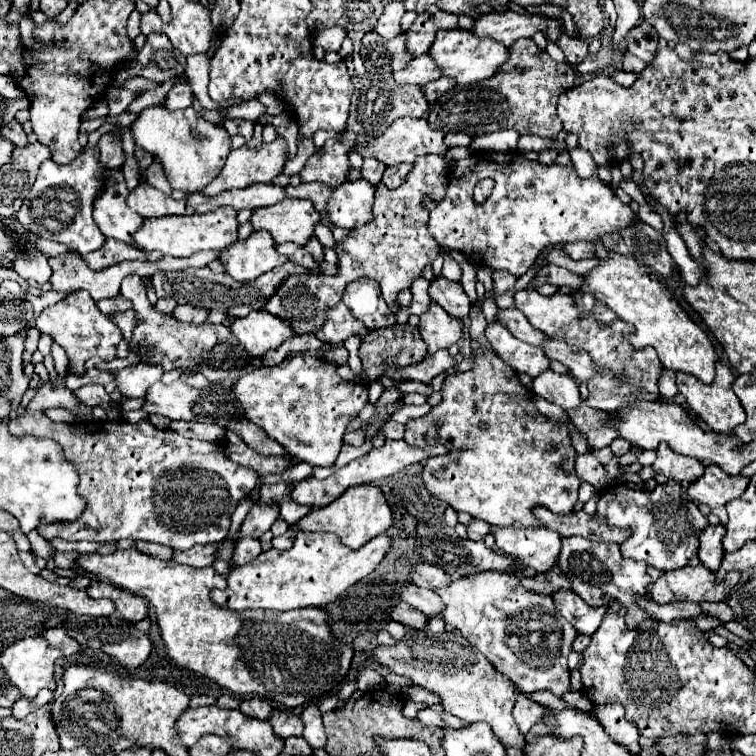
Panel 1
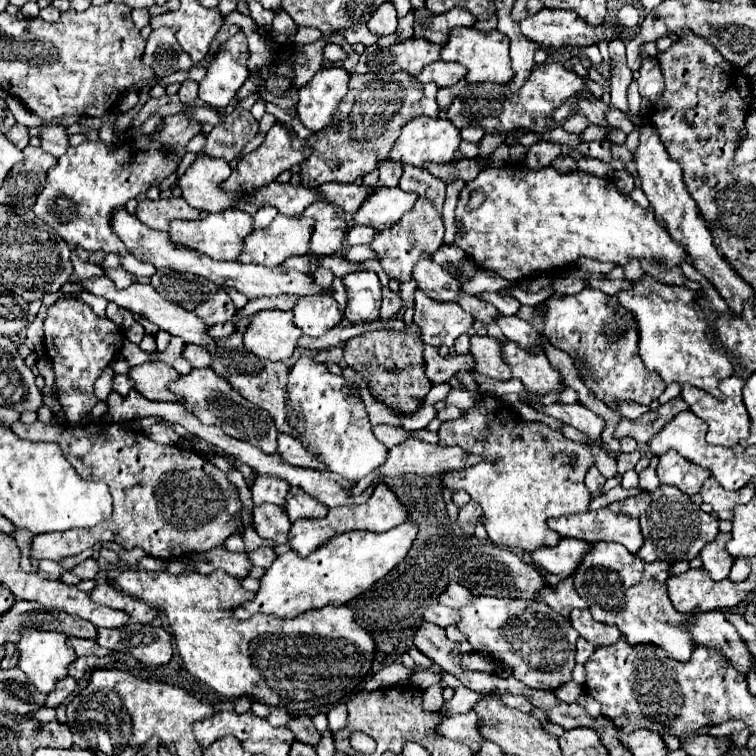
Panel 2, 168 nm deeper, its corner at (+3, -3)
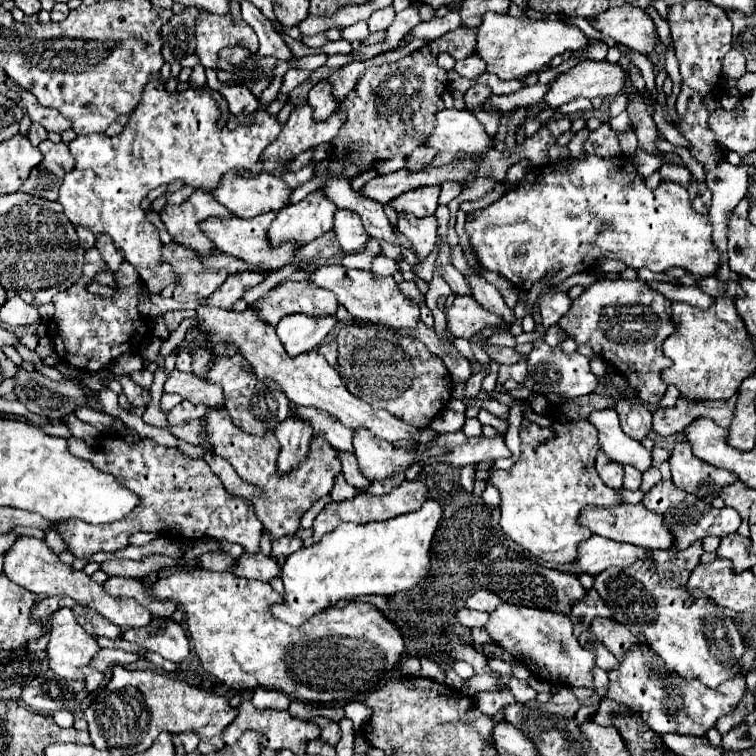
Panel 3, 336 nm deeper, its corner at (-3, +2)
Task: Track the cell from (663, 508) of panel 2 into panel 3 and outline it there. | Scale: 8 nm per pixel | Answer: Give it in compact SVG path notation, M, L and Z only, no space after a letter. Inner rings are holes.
M660 481L650 493L646 493L642 505L646 505L648 509L656 511L656 513L662 513L664 519L666 519L666 525L668 527L690 527L690 529L684 529L682 533L676 535L676 549L686 549L688 545L692 545L696 539L704 539L708 535L718 535L718 537L724 537L724 535L730 535L730 533L736 533L740 523L742 523L742 517L738 515L738 511L734 511L732 507L722 507L722 509L714 509L712 505L696 499L694 495L674 487L672 481Z

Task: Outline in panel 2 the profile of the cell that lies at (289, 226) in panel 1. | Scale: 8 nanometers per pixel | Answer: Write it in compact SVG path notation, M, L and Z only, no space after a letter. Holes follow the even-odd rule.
M318 200L314 204L310 204L300 218L314 218L316 226L312 230L312 238L310 238L310 252L324 256L324 254L336 254L338 250L342 250L342 242L344 242L344 232L348 228L346 224L346 216L344 212L340 212L340 208L336 208L334 204L328 204L326 200Z

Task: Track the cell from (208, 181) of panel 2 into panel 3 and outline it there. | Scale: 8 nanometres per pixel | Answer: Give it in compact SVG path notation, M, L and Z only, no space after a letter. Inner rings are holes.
M226 175L222 187L214 191L214 197L236 217L248 219L260 213L280 211L288 203L292 191L292 187L274 175L258 175L258 179Z

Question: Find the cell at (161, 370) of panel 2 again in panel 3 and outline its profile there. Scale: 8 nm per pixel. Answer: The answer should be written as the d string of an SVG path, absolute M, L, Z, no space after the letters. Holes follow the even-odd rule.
M174 369L164 385L166 393L178 393L182 395L186 401L198 405L204 403L208 407L218 407L224 405L224 397L222 397L222 387L216 383L208 383L206 379L200 379L192 373L182 373L178 369Z

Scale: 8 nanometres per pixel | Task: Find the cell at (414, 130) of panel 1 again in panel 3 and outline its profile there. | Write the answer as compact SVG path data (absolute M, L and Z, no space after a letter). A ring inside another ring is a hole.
M444 109L438 113L438 125L428 141L428 147L450 153L486 153L494 147L492 137L484 131L484 125L468 109Z

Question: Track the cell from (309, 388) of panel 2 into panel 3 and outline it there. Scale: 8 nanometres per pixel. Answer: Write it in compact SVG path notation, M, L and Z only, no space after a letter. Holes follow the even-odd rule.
M354 431L354 455L362 475L372 481L382 481L396 473L404 473L410 465L420 461L420 453L416 449L396 449L392 443L386 443L368 431Z

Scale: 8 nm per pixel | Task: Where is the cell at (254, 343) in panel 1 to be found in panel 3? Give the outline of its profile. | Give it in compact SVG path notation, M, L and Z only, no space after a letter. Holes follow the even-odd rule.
M288 315L284 317L276 333L290 357L314 351L320 347L324 337L334 329L338 323L336 315L326 317L310 317L310 315Z

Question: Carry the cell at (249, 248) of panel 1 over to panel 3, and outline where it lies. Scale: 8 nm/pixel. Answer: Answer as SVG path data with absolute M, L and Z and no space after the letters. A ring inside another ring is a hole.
M322 191L310 193L296 205L286 205L278 211L278 217L268 231L270 243L278 247L278 243L284 241L310 243L318 239L334 227L336 209L338 207Z

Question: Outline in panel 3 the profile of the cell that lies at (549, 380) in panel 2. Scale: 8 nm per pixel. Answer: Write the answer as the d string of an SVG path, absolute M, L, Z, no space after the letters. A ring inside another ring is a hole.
M536 341L532 353L528 355L528 375L522 381L526 389L532 389L536 393L556 393L566 399L590 395L596 391L600 379L592 373L590 369L590 359L580 355L578 351L574 353L564 353L560 347L550 347L544 341Z

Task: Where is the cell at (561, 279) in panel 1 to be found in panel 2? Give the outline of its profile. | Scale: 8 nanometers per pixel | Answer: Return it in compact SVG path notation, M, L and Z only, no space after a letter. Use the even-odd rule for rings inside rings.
M588 280L588 288L599 289L608 296L614 296L620 288L630 288L632 282L630 280Z

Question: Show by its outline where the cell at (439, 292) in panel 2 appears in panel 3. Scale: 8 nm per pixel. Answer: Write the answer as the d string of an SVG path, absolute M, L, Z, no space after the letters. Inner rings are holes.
M412 213L398 215L398 231L412 241L420 261L424 261L434 249L436 237L438 237L436 229L438 229L436 219L418 219Z

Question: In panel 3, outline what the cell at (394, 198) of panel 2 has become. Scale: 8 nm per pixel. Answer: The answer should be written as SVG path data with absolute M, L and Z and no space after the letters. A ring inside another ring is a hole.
M440 185L432 187L418 187L418 191L408 191L406 195L400 195L390 203L398 213L404 209L416 217L428 217L434 215L438 207L438 197L440 197Z

